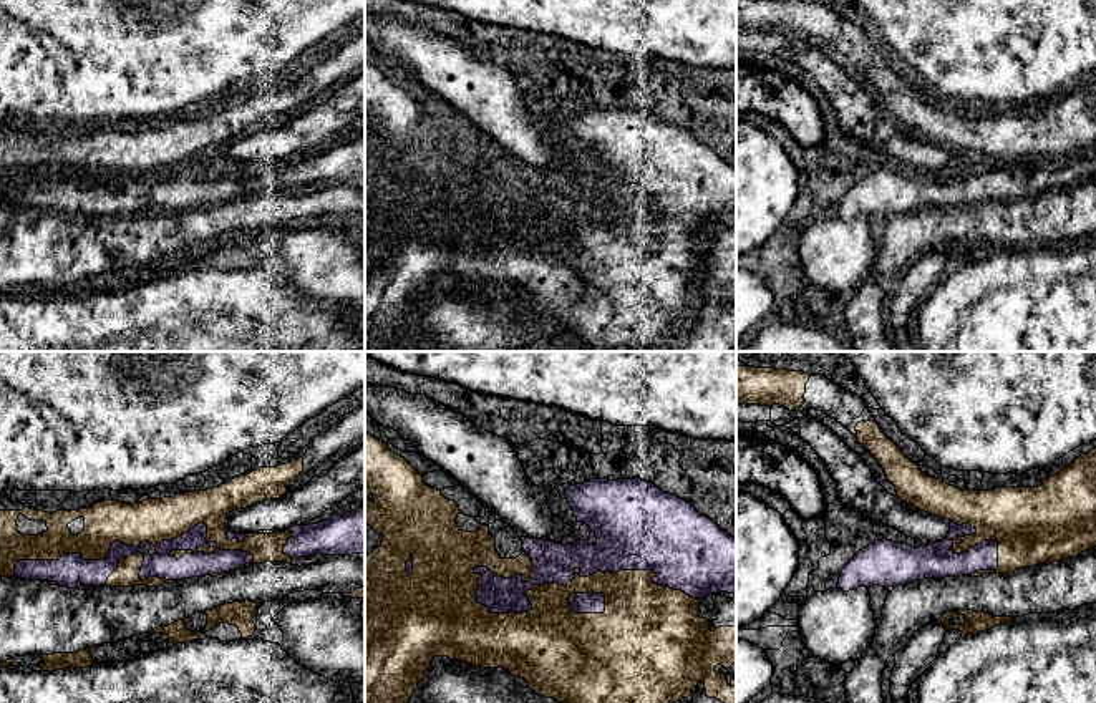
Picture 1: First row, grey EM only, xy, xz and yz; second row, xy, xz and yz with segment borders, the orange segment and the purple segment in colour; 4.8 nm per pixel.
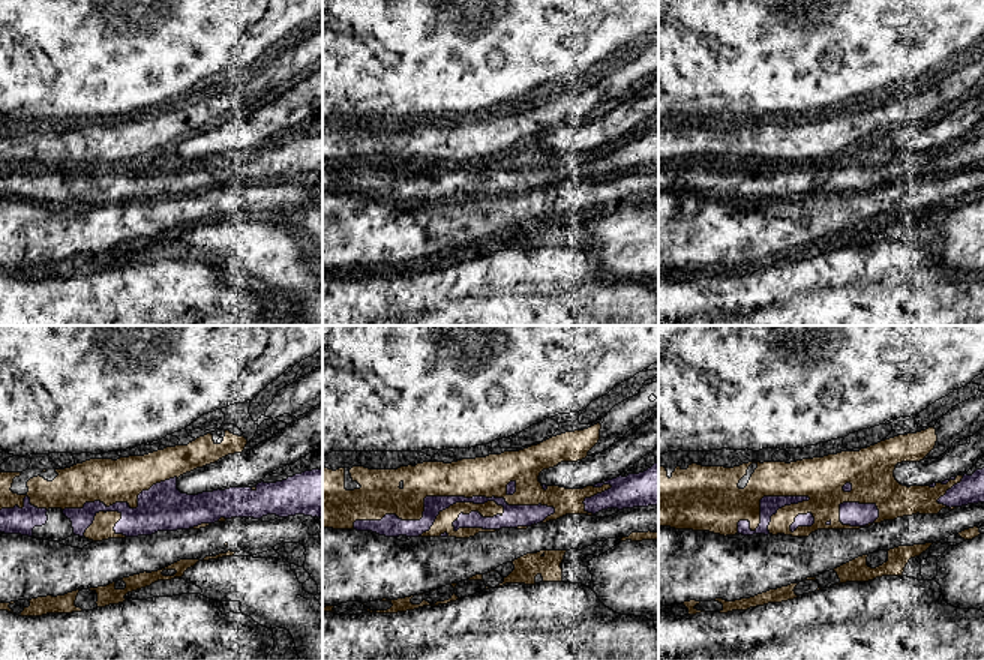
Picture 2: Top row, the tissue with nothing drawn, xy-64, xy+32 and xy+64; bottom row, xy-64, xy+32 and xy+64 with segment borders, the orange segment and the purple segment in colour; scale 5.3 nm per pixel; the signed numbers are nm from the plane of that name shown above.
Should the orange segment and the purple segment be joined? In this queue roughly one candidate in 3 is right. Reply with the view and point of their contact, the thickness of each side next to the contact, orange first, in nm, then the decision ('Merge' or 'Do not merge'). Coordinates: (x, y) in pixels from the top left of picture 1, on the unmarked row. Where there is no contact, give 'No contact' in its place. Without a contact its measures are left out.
Touches orange at xy (136, 174). Thickness 200 nm (orange) against 130 nm. Do not merge

